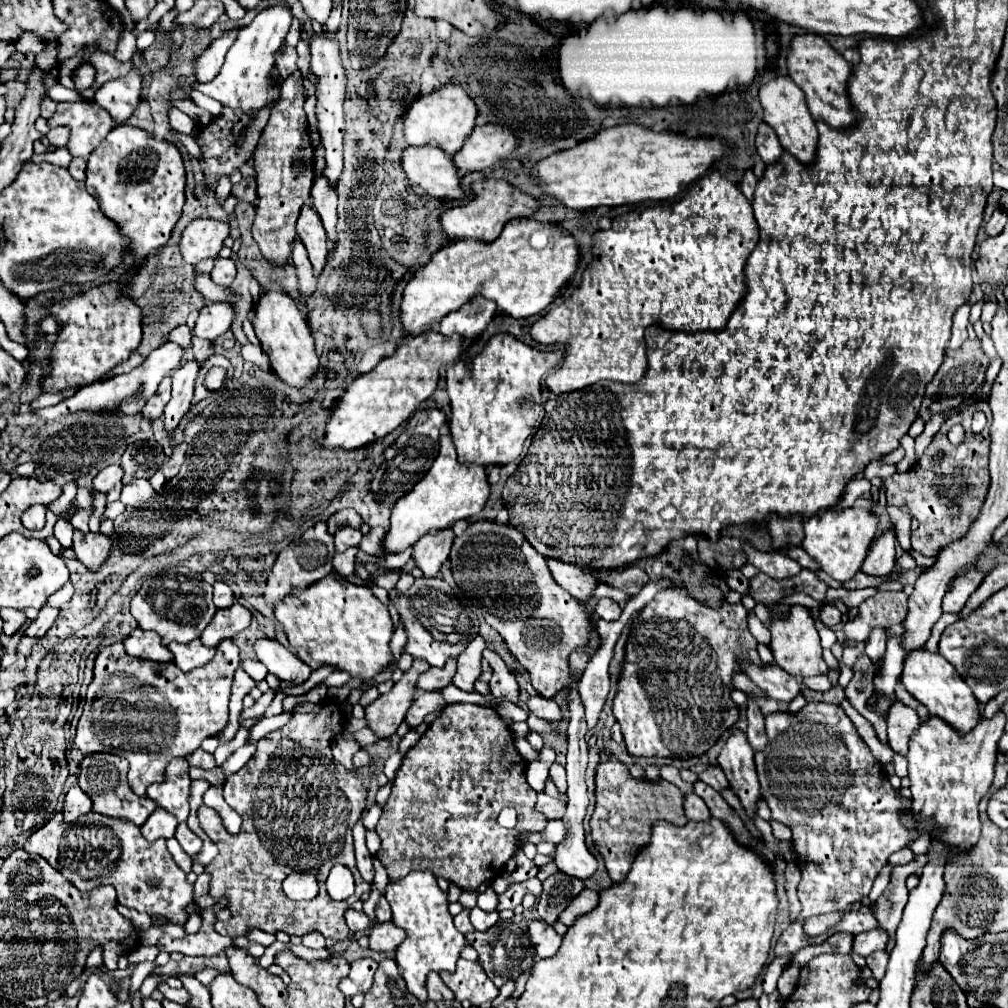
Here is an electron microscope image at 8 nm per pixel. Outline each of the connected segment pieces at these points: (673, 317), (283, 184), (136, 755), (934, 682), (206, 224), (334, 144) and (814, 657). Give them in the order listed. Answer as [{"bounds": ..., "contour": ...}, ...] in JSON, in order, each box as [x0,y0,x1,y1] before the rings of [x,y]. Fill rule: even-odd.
[{"bounds":[529,171,759,395],"contour":[[[719,171],[707,173],[675,203],[647,207],[641,213],[629,211],[619,215],[609,229],[595,233],[595,253],[601,255],[583,273],[579,289],[569,301],[563,301],[545,317],[537,319],[529,331],[537,343],[545,347],[559,345],[565,353],[561,363],[543,375],[546,388],[561,395],[591,387],[601,379],[629,385],[637,383],[647,369],[643,333],[651,325],[685,333],[721,331],[739,305],[739,299],[747,293],[745,261],[755,249],[757,239],[759,233],[751,203],[741,189],[719,175]]]},{"bounds":[253,71,313,265],"contour":[[[295,71],[281,85],[281,99],[271,109],[267,127],[261,133],[259,147],[255,149],[255,171],[257,171],[257,195],[259,207],[253,223],[253,239],[257,241],[263,257],[275,265],[287,265],[291,257],[291,243],[297,237],[295,221],[301,207],[307,203],[313,185],[311,165],[311,143],[305,131],[307,115],[303,111],[305,91],[301,73]]]},{"bounds":[75,639,239,797],"contour":[[[231,639],[221,641],[217,655],[203,667],[183,673],[177,669],[175,663],[167,663],[161,667],[161,673],[155,671],[155,663],[153,661],[145,661],[145,659],[135,659],[129,657],[123,649],[123,643],[115,643],[109,647],[103,647],[101,653],[95,659],[95,677],[91,681],[91,689],[87,691],[87,697],[93,701],[85,701],[87,709],[83,709],[83,715],[79,719],[77,725],[77,737],[75,737],[75,747],[83,753],[83,757],[93,755],[93,753],[111,753],[111,755],[119,755],[125,757],[129,761],[129,785],[135,791],[135,795],[145,797],[145,791],[149,785],[163,781],[165,777],[165,767],[173,757],[187,757],[193,751],[197,751],[201,747],[201,741],[207,737],[217,737],[229,723],[229,697],[231,697],[231,683],[233,683],[233,673],[239,665],[239,649],[235,647],[235,643]],[[113,677],[133,677],[137,679],[137,683],[141,687],[153,687],[155,691],[163,693],[163,707],[157,709],[129,709],[125,705],[115,705],[113,709],[107,707],[99,707],[99,699],[97,699],[97,687],[105,687],[107,683],[111,683]]]},{"bounds":[901,649,981,733],"contour":[[[917,649],[909,653],[909,657],[903,663],[901,683],[919,703],[923,703],[929,709],[931,715],[947,721],[947,725],[951,725],[953,729],[959,729],[959,733],[971,731],[981,721],[979,701],[971,693],[969,685],[959,677],[959,673],[941,655],[933,655],[925,649]]]},{"bounds":[181,219,229,265],"contour":[[[193,219],[181,235],[181,255],[197,265],[203,259],[215,259],[229,237],[229,223],[219,219]]]},{"bounds":[309,31,345,187],"contour":[[[323,31],[319,37],[311,39],[311,63],[309,69],[317,77],[317,103],[315,103],[315,117],[317,117],[317,131],[321,135],[321,143],[325,147],[325,169],[323,175],[331,187],[337,185],[343,169],[343,147],[341,147],[341,131],[345,129],[343,121],[343,99],[345,99],[345,73],[339,57],[339,45],[327,37]]]},{"bounds":[771,605,827,677],"contour":[[[801,605],[791,607],[789,617],[783,619],[775,619],[771,623],[771,651],[775,657],[775,663],[787,671],[793,677],[813,677],[813,675],[823,675],[827,673],[827,663],[821,657],[821,641],[819,641],[819,633],[815,629],[815,621],[811,619],[809,611]]]}]

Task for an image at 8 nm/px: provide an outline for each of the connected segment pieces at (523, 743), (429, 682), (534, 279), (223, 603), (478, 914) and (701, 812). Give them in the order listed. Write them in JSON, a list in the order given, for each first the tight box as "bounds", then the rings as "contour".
[{"bounds":[515,738,540,762],"contour":[[[516,738],[515,746],[519,751],[519,754],[527,762],[532,762],[538,759],[540,752],[536,751],[525,738]]]},{"bounds":[417,661,457,691],"contour":[[[449,661],[443,668],[429,667],[423,677],[417,679],[417,689],[421,691],[441,691],[455,675],[457,661]]]},{"bounds":[401,217,579,333],"contour":[[[533,217],[509,221],[491,243],[471,239],[447,243],[405,287],[401,303],[405,333],[425,333],[431,323],[457,311],[477,293],[495,301],[505,315],[517,319],[537,315],[559,295],[563,285],[569,283],[577,271],[579,259],[579,241],[573,235],[563,233],[555,223],[539,223]]]},{"bounds":[213,581,235,609],"contour":[[[217,581],[217,583],[213,585],[213,589],[215,589],[213,601],[215,601],[215,605],[217,605],[219,609],[229,609],[229,607],[235,605],[235,595],[233,595],[233,591],[231,591],[229,585],[225,585],[223,581]]]},{"bounds":[471,907,499,931],"contour":[[[479,907],[471,909],[471,923],[475,929],[483,931],[483,929],[491,929],[491,925],[495,925],[499,921],[499,913],[493,911],[493,913],[485,913],[481,911]]]},{"bounds":[685,793,709,821],"contour":[[[695,793],[685,795],[685,813],[691,821],[709,821],[709,809]]]}]

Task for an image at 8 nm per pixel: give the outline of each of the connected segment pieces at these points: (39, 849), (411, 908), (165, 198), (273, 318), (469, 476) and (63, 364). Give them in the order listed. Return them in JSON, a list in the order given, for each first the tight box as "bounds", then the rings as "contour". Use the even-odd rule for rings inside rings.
[{"bounds":[23,811,193,924],"contour":[[[93,811],[71,827],[67,823],[57,823],[57,819],[59,815],[35,831],[23,849],[49,861],[79,891],[91,891],[97,885],[113,885],[121,905],[149,915],[159,913],[169,917],[172,923],[185,924],[188,919],[185,906],[193,899],[193,885],[173,861],[165,839],[149,843],[133,823],[115,821]],[[147,877],[159,877],[159,887],[147,885]]]},{"bounds":[385,871,467,1003],"contour":[[[413,871],[401,881],[391,881],[385,897],[393,909],[393,923],[407,933],[407,939],[399,945],[395,955],[397,967],[407,983],[407,989],[425,1003],[427,975],[431,971],[455,971],[455,963],[461,957],[461,949],[467,945],[467,939],[455,929],[453,917],[447,909],[447,893],[437,887],[437,879],[431,871]]]},{"bounds":[87,125,185,259],"contour":[[[117,125],[95,149],[87,161],[87,191],[99,201],[101,211],[113,219],[123,235],[131,239],[131,253],[137,259],[145,259],[153,249],[167,245],[171,231],[181,217],[185,203],[185,165],[179,149],[169,141],[157,141],[147,131],[131,125]]]},{"bounds":[251,285,319,389],"contour":[[[273,285],[267,293],[261,295],[259,303],[251,311],[253,327],[257,333],[257,339],[261,341],[263,351],[271,359],[271,369],[291,387],[303,389],[319,371],[319,357],[315,353],[315,341],[311,337],[311,329],[307,327],[307,321],[303,319],[301,311],[297,311],[297,303],[291,295],[281,291],[277,285]]]},{"bounds":[383,437,491,553],"contour":[[[441,437],[441,449],[437,459],[433,461],[431,469],[425,473],[425,477],[407,493],[407,497],[401,497],[391,515],[389,529],[383,537],[383,551],[389,553],[401,553],[407,547],[415,545],[419,537],[435,531],[443,531],[451,527],[459,519],[469,519],[477,515],[489,497],[491,489],[487,483],[485,467],[481,465],[459,465],[455,447],[451,443],[451,437]]]},{"bounds":[43,273,143,393],"contour":[[[133,273],[123,277],[119,283],[101,285],[97,289],[71,297],[69,301],[53,303],[49,307],[49,311],[57,315],[65,325],[51,353],[51,377],[43,379],[45,393],[59,393],[75,385],[95,383],[101,375],[109,373],[139,347],[143,337],[141,309],[129,299],[119,299],[119,293],[129,279],[133,279]]]}]

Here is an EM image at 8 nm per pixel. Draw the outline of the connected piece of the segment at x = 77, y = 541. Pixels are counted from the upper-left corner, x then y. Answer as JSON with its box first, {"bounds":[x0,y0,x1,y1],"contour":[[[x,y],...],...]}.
{"bounds":[73,531,111,571],"contour":[[[75,531],[73,535],[73,551],[77,559],[89,569],[89,571],[99,571],[105,559],[111,553],[111,539],[105,537],[103,533],[79,533]]]}

